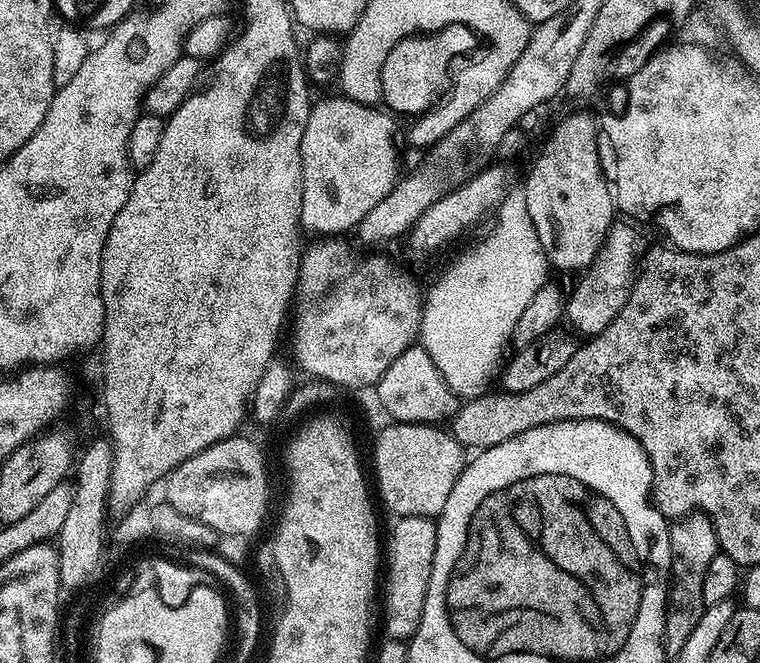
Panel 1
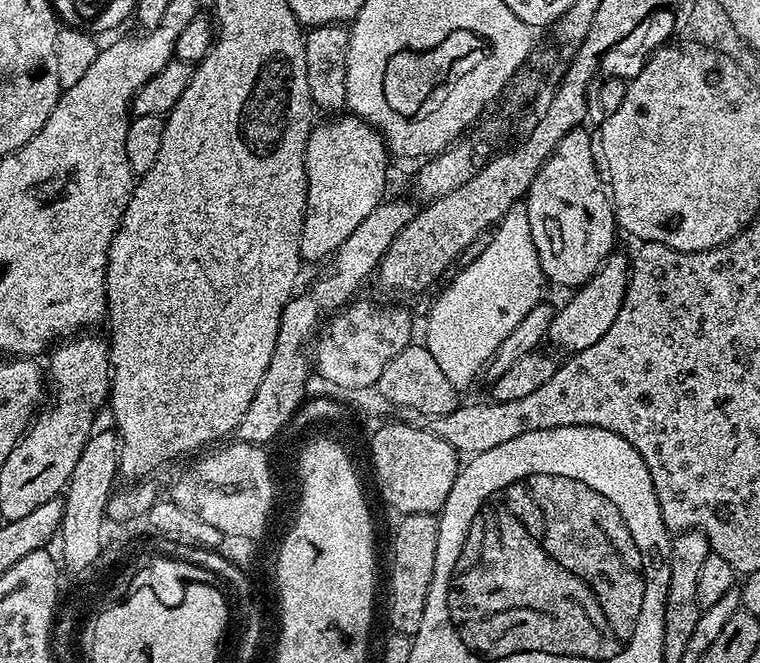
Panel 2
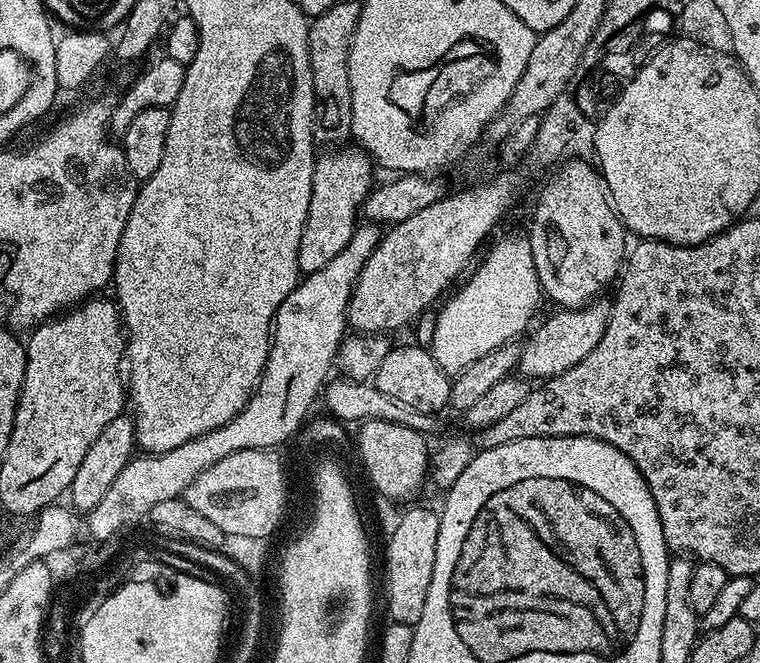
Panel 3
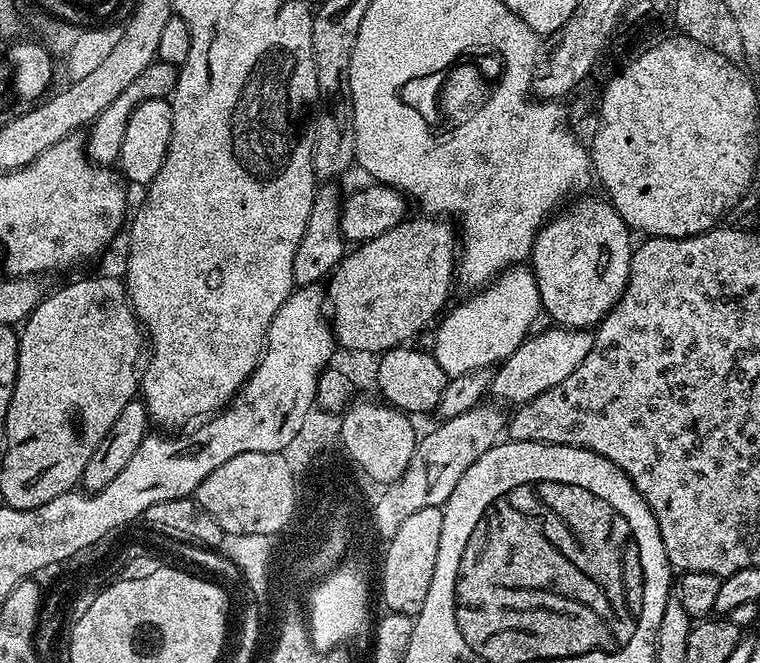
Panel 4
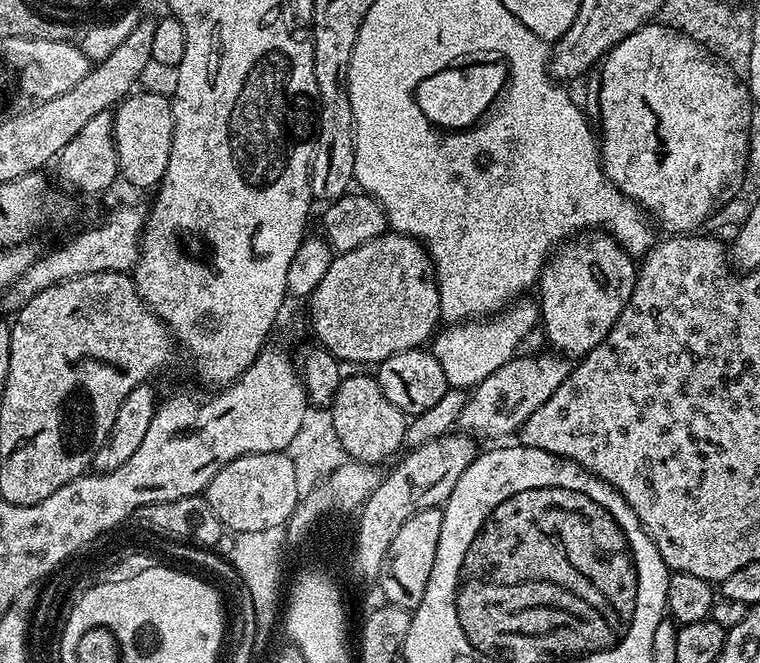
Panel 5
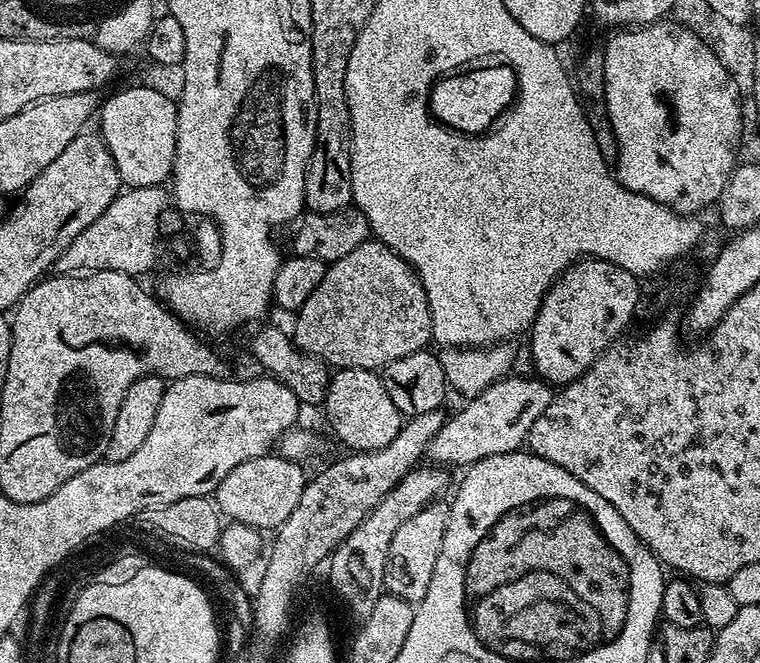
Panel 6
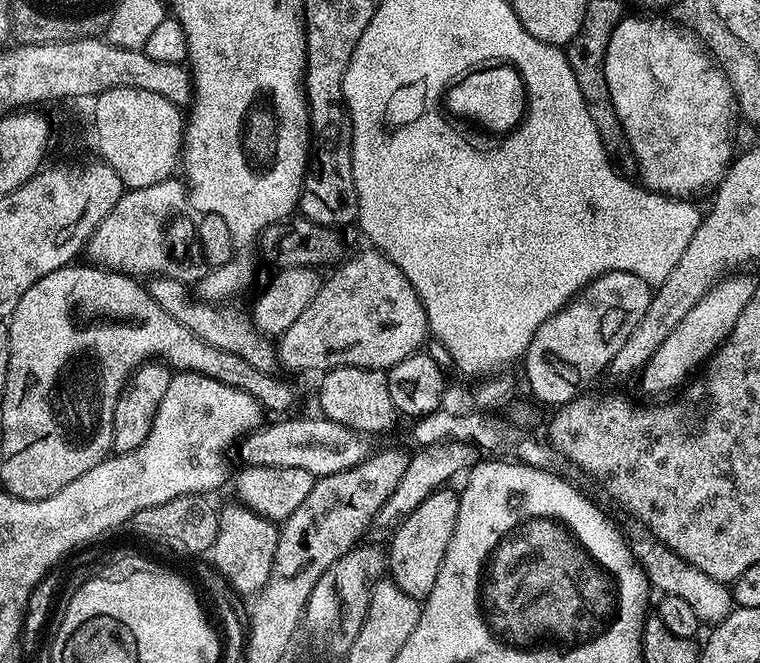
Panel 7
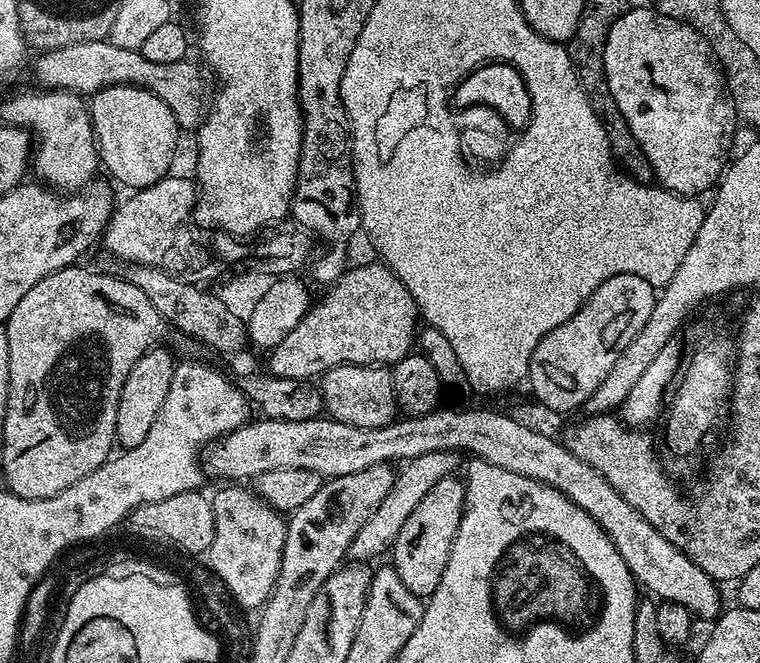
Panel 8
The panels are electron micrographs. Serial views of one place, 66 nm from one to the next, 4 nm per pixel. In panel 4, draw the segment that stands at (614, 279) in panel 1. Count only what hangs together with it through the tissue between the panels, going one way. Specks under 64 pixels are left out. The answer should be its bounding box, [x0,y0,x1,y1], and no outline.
[491,326,593,406]

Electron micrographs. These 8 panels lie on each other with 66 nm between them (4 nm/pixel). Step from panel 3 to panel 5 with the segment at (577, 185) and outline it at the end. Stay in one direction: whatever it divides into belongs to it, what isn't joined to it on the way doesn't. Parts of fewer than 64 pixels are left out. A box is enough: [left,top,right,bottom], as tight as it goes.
[538,230,636,358]

